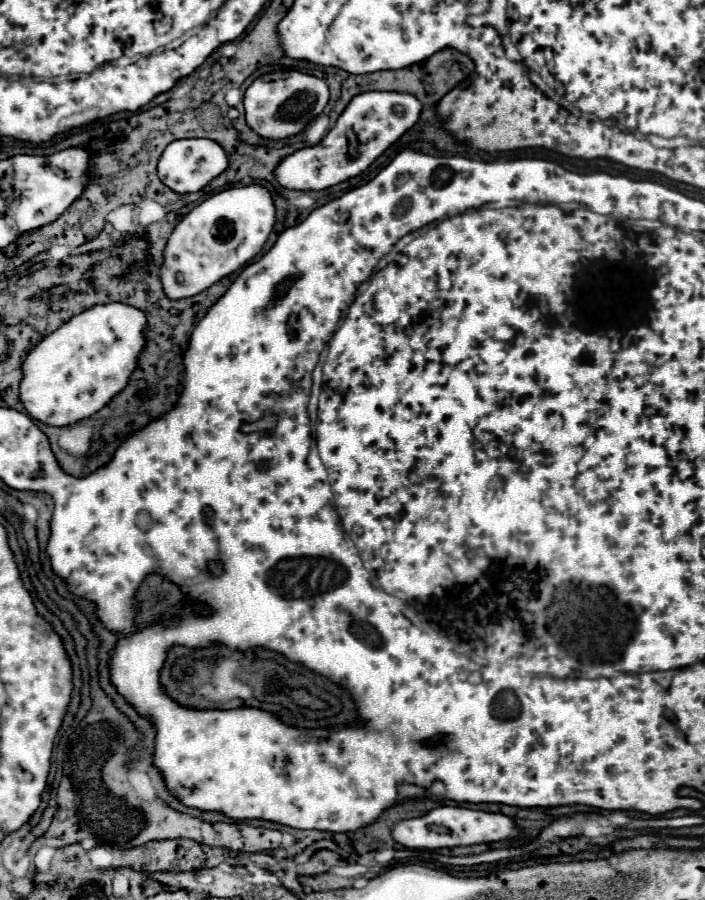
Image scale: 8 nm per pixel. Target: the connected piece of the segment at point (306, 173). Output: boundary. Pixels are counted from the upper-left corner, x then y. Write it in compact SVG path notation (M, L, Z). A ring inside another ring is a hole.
M368 91L364 95L366 97L354 97L348 103L336 125L318 145L292 153L276 167L276 177L282 187L298 191L320 191L352 179L360 175L374 159L378 159L420 119L422 103L414 95L392 91ZM350 132L356 133L352 139Z

